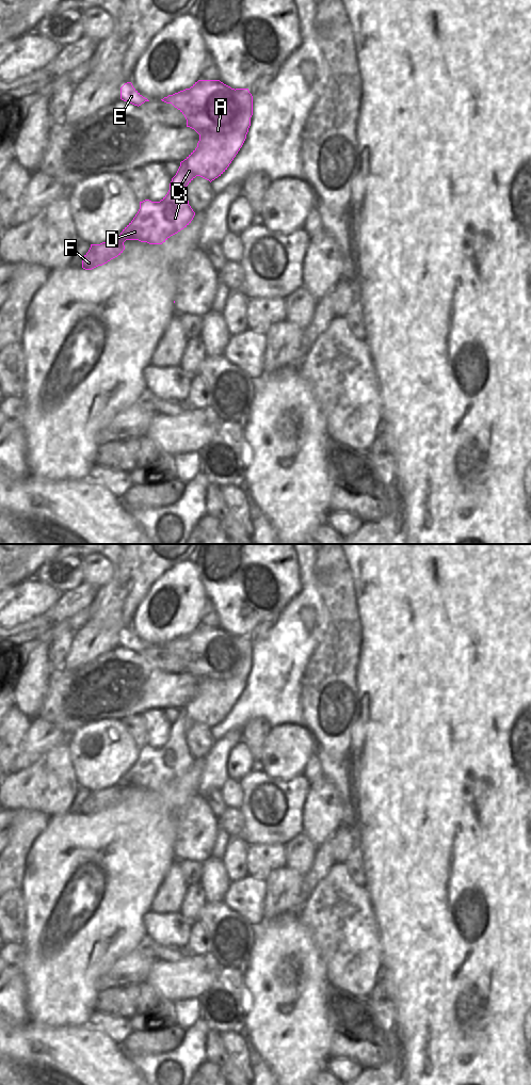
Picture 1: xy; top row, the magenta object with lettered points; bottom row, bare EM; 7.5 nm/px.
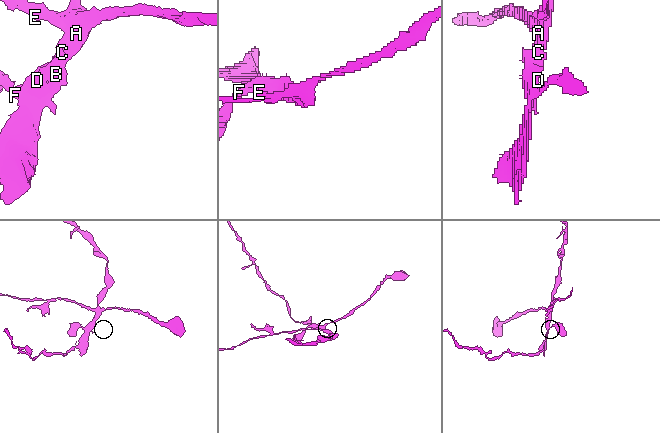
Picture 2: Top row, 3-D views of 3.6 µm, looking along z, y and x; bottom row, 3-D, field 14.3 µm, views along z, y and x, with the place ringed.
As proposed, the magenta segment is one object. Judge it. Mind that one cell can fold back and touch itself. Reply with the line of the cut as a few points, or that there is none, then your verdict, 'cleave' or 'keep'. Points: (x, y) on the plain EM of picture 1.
cut xy (172, 650), (235, 642), (240, 659); cleave

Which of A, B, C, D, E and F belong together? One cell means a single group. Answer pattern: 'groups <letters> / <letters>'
groups A B C D F / E

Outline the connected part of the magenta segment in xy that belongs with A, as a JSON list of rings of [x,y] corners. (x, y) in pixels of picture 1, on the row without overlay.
[[[198,626],[190,635],[167,643],[172,651],[193,653],[198,641],[205,641],[207,648],[236,642],[240,660],[228,660],[222,665],[215,652],[207,652],[187,667],[187,673],[199,681],[199,687],[197,693],[180,708],[167,740],[160,748],[140,748],[138,760],[115,786],[91,791],[82,804],[83,815],[92,816],[120,801],[126,786],[162,791],[187,773],[195,762],[187,745],[187,732],[196,722],[210,729],[221,722],[242,693],[253,661],[253,642],[248,635],[232,636],[220,626]]]

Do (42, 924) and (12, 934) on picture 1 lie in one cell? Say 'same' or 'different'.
different

